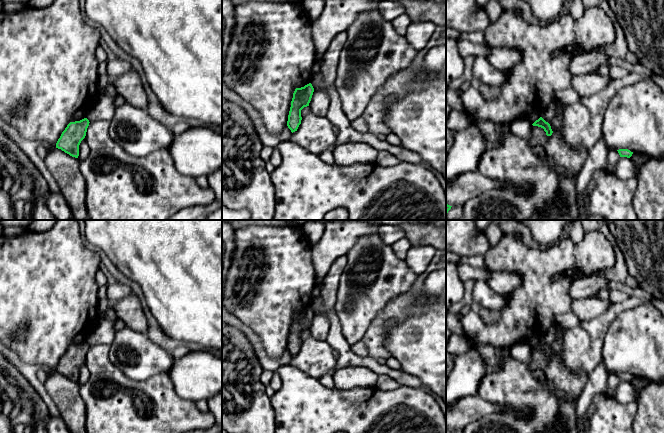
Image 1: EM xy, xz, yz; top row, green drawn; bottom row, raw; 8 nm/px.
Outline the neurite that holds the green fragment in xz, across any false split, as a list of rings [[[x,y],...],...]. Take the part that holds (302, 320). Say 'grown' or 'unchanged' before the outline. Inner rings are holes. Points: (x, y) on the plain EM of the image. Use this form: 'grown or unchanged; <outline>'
unchanged; [[[311,307],[295,313],[287,345],[287,350],[292,357],[297,355],[301,348],[301,334],[309,330],[313,316],[314,312]]]

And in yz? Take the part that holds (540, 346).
unchanged; [[[542,341],[536,344],[532,349],[543,352],[547,360],[551,360],[553,357],[550,348],[546,346]]]

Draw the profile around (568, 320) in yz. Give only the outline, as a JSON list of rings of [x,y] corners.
[[[572,311],[556,316],[555,320],[557,326],[565,330],[571,329],[581,323],[581,320]]]

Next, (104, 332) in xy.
[[[99,320],[94,331],[87,339],[89,346],[96,344],[105,344],[110,346],[114,340],[116,330],[114,328],[115,321]]]

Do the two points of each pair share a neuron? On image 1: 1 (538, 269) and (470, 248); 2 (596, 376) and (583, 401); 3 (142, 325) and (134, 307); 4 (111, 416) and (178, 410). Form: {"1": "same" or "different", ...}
{"1": "different", "2": "same", "3": "same", "4": "same"}

